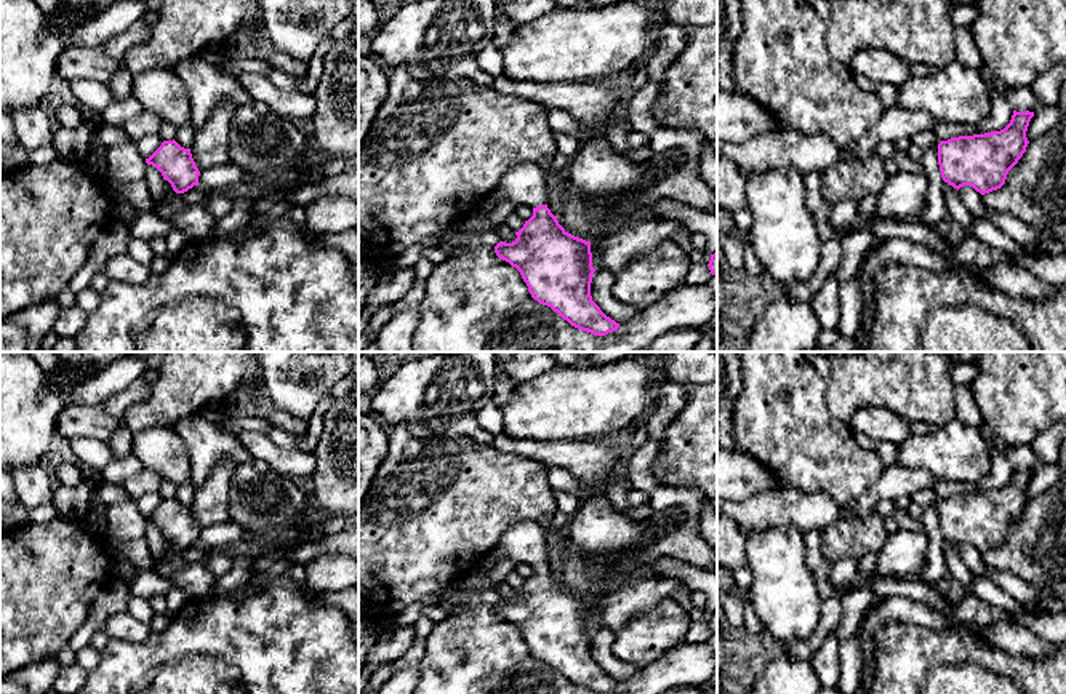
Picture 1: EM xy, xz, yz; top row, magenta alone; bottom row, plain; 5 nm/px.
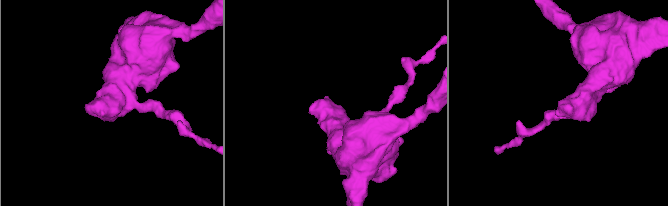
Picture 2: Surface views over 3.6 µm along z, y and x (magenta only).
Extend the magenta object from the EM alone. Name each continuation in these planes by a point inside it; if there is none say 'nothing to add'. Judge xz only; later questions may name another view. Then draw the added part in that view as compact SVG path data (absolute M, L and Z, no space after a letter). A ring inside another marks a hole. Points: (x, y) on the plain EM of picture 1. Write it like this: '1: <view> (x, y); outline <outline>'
1: xz (524, 541); outline M519 521L506 529L491 553L498 560L512 558L517 563L527 563L533 568L547 563L544 536L546 529L536 521Z

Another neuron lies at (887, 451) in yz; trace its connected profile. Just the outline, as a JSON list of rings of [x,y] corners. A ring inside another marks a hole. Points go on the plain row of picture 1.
[[[879,441],[876,445],[874,451],[880,456],[880,459],[885,464],[885,467],[892,467],[896,462],[900,445],[892,445],[888,441]]]

